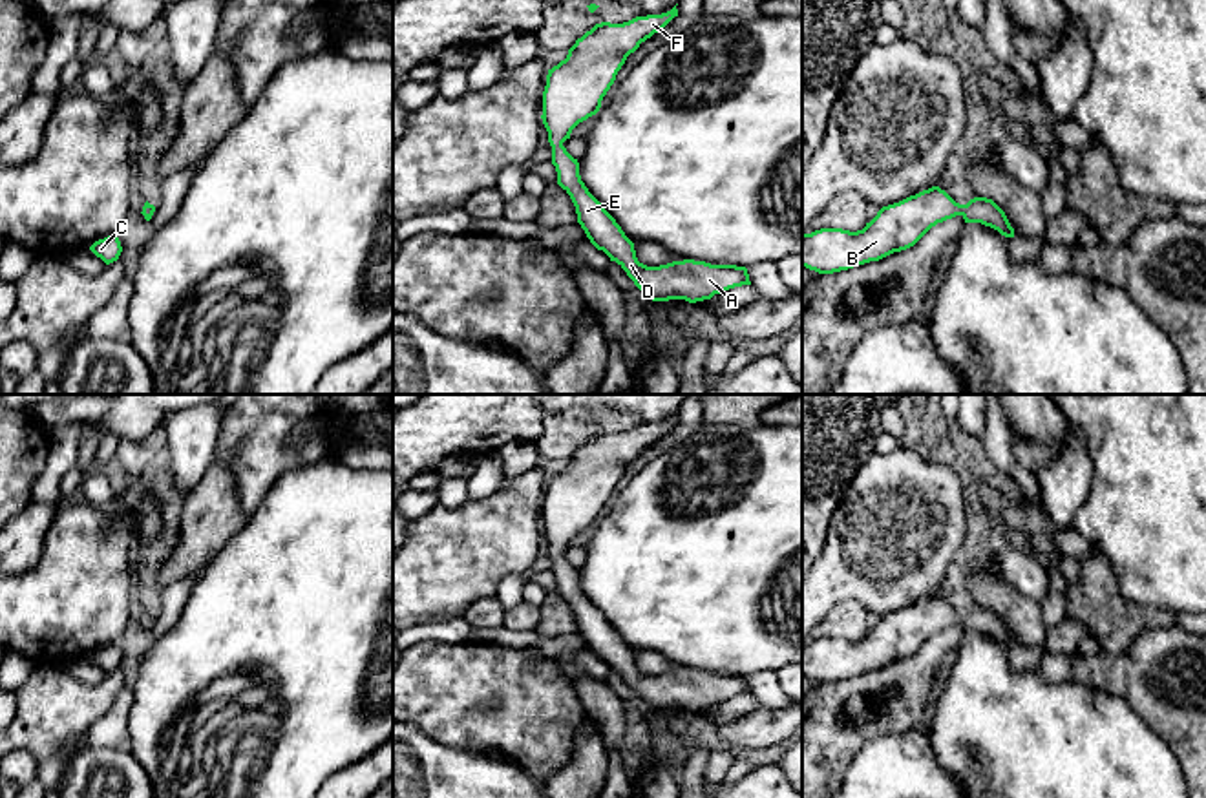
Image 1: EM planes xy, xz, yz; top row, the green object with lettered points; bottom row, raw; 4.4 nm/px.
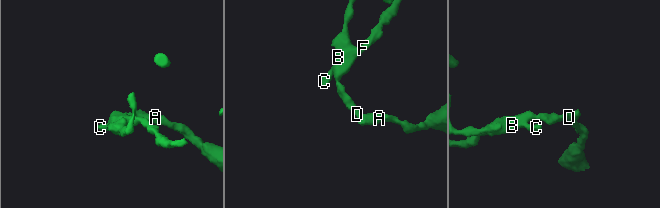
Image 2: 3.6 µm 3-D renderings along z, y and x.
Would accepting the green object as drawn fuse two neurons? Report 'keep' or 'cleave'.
keep

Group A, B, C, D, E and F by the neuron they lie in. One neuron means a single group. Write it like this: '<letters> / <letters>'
A B C D E F

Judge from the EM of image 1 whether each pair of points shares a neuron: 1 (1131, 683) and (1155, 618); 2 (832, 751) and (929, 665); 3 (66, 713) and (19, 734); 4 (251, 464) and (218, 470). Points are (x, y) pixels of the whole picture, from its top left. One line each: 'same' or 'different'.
1: different
2: same
3: same
4: different

